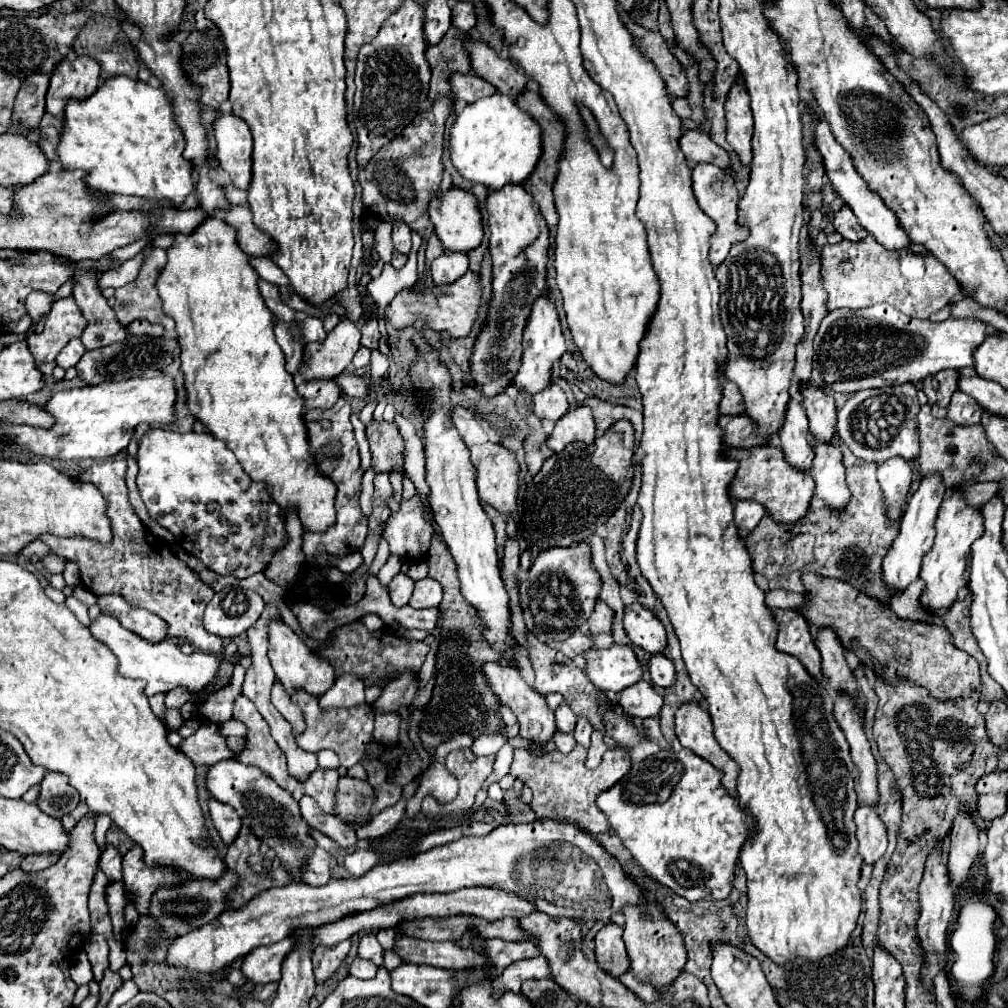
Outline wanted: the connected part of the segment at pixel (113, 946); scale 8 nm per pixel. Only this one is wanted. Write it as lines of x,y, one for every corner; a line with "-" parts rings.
109,937
109,939
107,939
107,943
109,945
109,967
112,971
118,972
121,967
126,964
124,945
117,941
115,937

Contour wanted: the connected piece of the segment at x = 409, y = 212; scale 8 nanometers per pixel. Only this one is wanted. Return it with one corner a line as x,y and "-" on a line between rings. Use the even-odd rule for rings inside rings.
441,97
431,105
431,109
415,115
411,125
403,129
399,137
383,145
379,153
371,159
365,169
359,169
359,183
363,187
363,205
369,207
373,215
383,221
407,221
407,225
417,231
423,241
433,233
433,225
427,215
427,205
433,195
439,193
443,175
443,137
445,121
453,111
453,99

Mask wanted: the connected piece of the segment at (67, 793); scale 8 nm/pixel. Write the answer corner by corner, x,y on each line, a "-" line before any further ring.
47,773
41,781
41,795
39,795
39,809
55,819
69,815
79,803
77,789
71,789
67,777
63,773

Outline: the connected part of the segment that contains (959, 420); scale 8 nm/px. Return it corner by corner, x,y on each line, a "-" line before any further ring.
963,391
953,393
947,413
951,421
955,421
957,425
977,425
981,423
981,415
983,415
983,407
973,397
965,395

